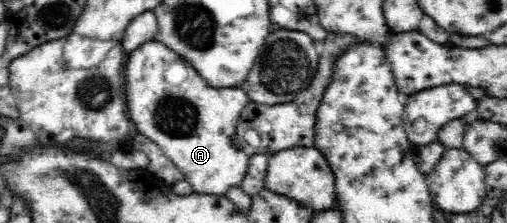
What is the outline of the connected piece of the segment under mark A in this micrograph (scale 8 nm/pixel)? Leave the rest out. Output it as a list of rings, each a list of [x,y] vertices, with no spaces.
[[[159,38],[146,41],[143,45],[126,53],[124,81],[127,113],[137,125],[134,131],[143,134],[157,144],[163,153],[182,171],[185,180],[195,192],[225,196],[230,187],[242,187],[249,169],[249,155],[233,146],[231,135],[236,133],[243,107],[250,99],[239,88],[214,88],[205,82],[199,72],[188,66],[180,55],[161,43]]]

